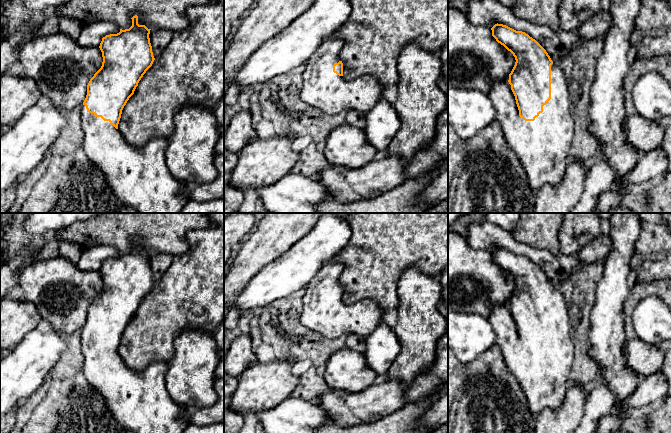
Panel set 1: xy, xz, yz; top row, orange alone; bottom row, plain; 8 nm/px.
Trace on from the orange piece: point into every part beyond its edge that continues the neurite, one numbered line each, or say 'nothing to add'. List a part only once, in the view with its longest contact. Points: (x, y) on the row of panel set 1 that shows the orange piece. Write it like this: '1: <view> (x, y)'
1: yz (542, 146)

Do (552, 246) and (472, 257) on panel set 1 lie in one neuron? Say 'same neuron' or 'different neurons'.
different neurons

